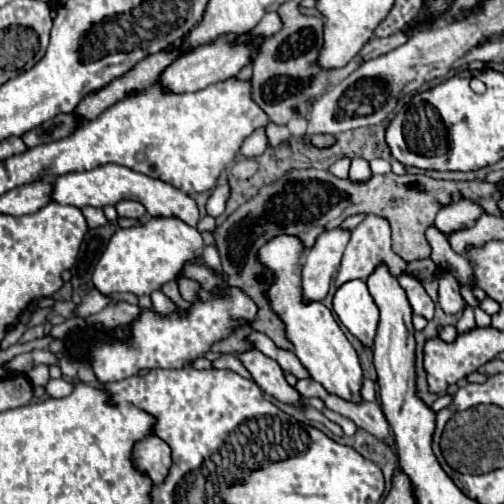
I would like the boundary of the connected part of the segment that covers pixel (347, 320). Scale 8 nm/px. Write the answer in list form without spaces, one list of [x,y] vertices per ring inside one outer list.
[[[352,280],[340,286],[334,296],[334,312],[364,348],[372,348],[378,326],[378,308],[370,298],[366,282]]]

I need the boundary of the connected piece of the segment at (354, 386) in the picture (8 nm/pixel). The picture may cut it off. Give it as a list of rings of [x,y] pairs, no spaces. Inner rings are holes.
[[[278,236],[270,240],[264,248],[260,248],[258,258],[260,262],[270,268],[276,276],[274,284],[268,290],[268,300],[274,312],[286,324],[286,334],[294,344],[294,354],[300,358],[302,366],[308,370],[310,378],[320,382],[328,394],[340,396],[342,400],[350,400],[360,404],[360,388],[362,388],[362,368],[356,356],[356,350],[346,340],[344,332],[340,330],[338,322],[334,320],[332,312],[322,302],[302,302],[300,294],[300,258],[302,258],[302,244],[296,236]]]

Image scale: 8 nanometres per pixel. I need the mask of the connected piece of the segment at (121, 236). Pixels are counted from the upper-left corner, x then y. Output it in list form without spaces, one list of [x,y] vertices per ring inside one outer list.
[[[150,218],[150,222],[146,222],[144,226],[118,230],[110,238],[102,258],[94,268],[92,282],[102,294],[114,292],[132,292],[136,296],[150,294],[168,280],[174,280],[176,274],[182,270],[184,262],[200,254],[202,248],[204,242],[196,228],[184,224],[178,218]]]

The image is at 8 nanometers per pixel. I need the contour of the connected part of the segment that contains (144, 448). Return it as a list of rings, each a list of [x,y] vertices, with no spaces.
[[[146,436],[142,442],[136,442],[132,458],[134,470],[142,470],[154,484],[164,482],[172,466],[170,446],[156,436]]]

